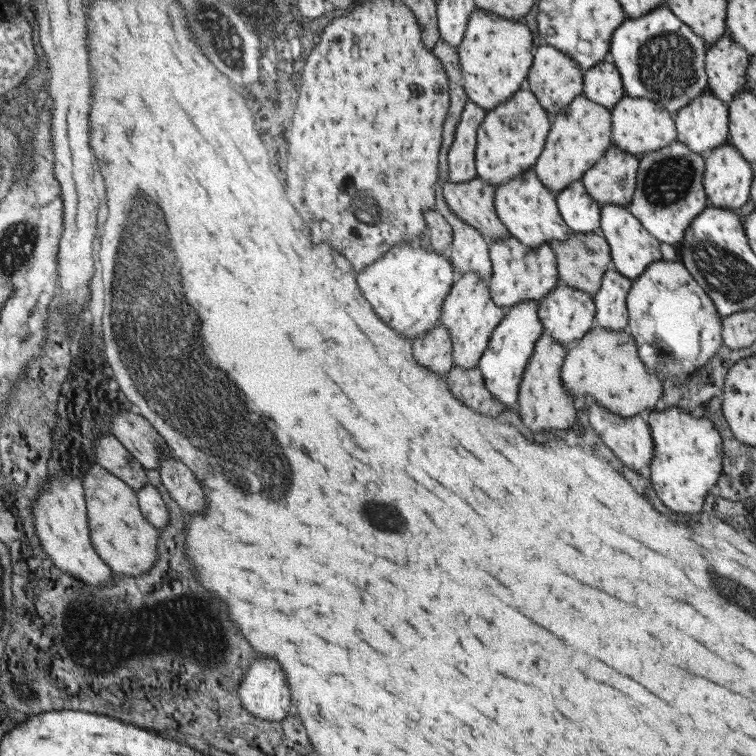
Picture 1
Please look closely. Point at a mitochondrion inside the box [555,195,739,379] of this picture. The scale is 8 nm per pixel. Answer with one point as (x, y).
(662, 352)

